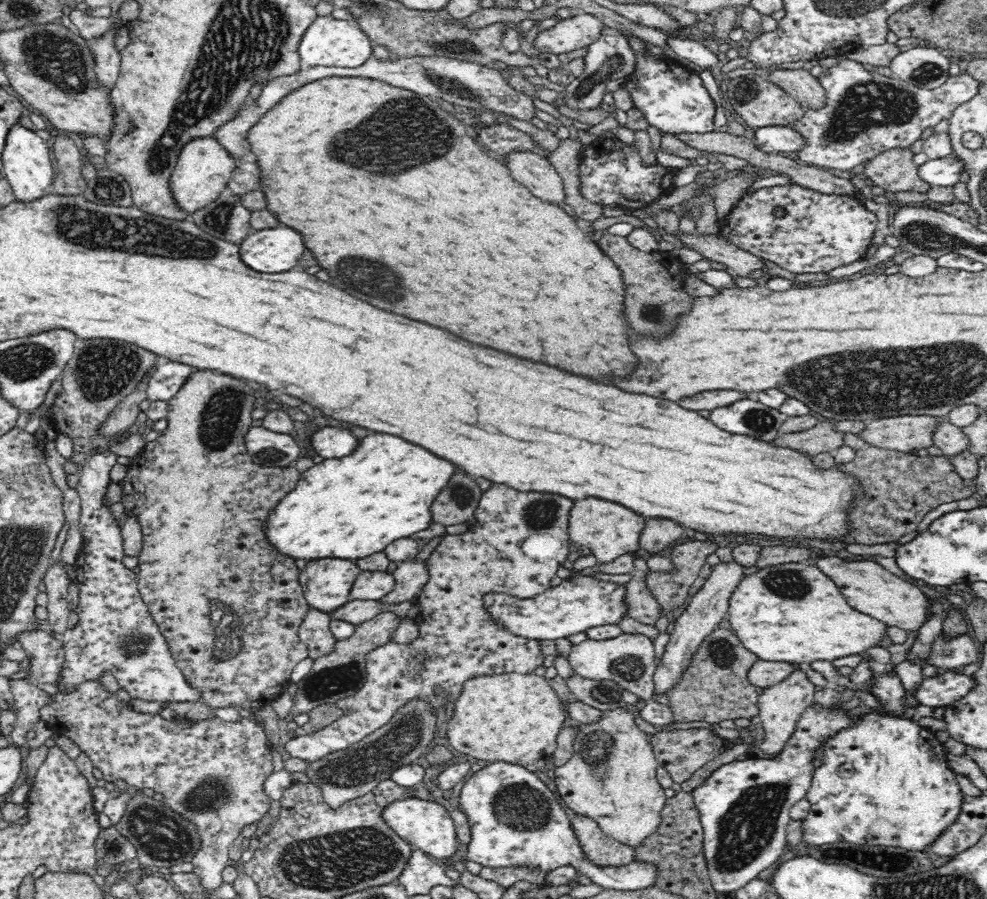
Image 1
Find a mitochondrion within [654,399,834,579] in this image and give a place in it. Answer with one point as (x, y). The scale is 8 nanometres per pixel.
(760, 422)

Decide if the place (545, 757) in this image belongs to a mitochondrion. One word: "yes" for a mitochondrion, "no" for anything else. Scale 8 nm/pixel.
no

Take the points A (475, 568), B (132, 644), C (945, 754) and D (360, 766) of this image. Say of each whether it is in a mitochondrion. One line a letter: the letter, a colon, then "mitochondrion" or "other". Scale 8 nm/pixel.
A: other
B: mitochondrion
C: other
D: mitochondrion

